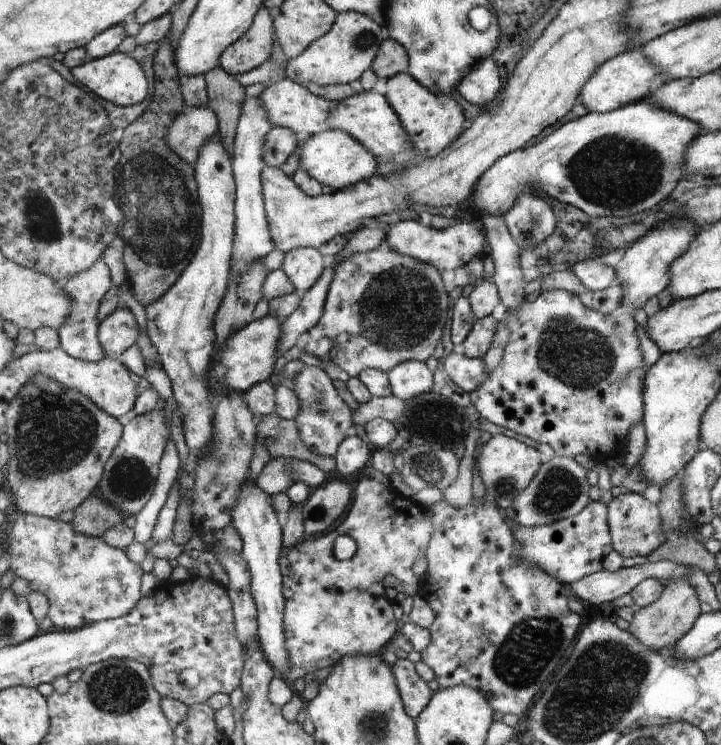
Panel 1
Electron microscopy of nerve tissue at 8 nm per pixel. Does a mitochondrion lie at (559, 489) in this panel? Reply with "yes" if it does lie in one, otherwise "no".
yes

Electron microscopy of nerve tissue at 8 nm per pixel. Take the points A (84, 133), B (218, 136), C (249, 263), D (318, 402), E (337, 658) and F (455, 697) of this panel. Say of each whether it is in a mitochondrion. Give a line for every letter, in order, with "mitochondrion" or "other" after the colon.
A: other
B: other
C: other
D: mitochondrion
E: other
F: other

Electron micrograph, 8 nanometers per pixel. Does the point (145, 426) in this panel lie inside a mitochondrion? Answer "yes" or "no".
no

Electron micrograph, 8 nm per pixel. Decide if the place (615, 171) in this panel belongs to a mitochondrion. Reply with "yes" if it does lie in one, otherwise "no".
yes

